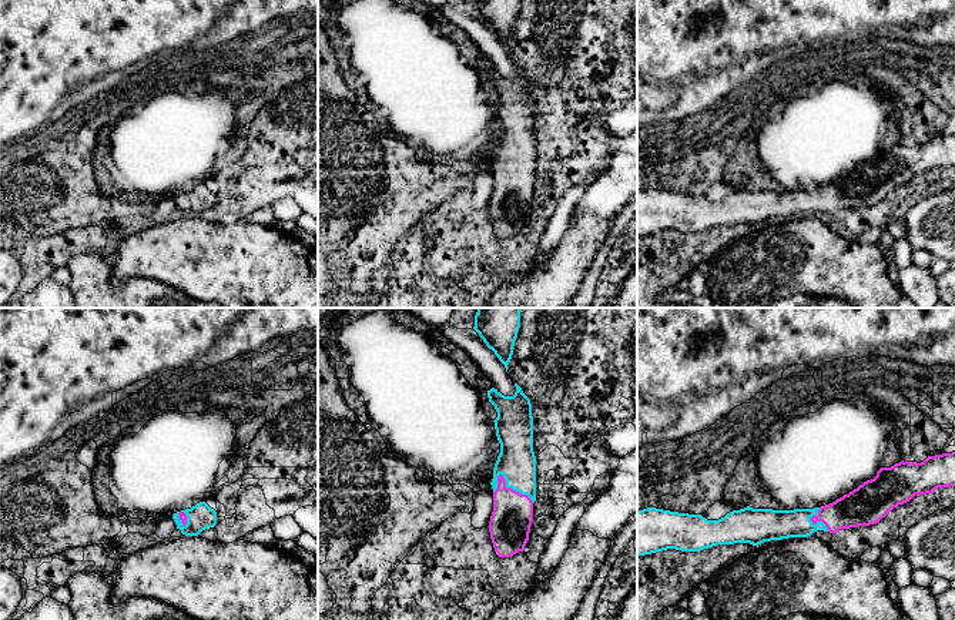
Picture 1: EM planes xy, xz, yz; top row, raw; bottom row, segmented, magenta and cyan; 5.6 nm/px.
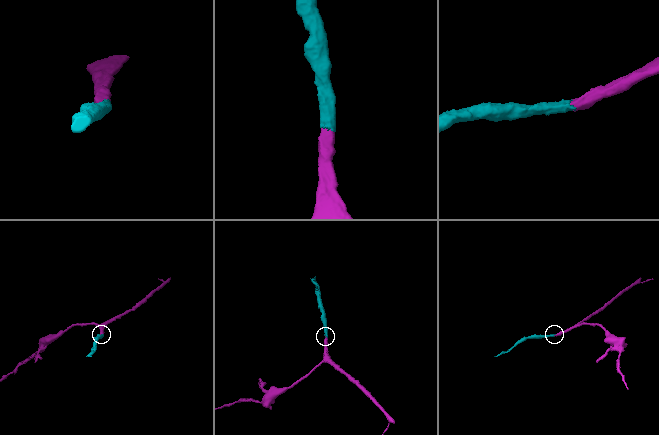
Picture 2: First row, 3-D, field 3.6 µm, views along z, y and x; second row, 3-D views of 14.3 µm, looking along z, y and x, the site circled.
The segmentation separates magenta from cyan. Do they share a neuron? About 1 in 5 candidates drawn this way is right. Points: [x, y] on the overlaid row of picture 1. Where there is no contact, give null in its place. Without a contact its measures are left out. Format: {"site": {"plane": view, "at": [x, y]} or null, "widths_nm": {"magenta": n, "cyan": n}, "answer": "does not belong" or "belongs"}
{"site": {"plane": "xz", "at": [512, 489]}, "widths_nm": {"magenta": 240, "cyan": 220}, "answer": "belongs"}

